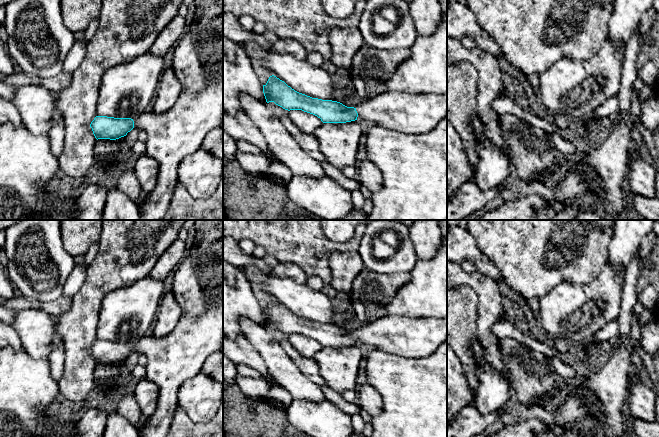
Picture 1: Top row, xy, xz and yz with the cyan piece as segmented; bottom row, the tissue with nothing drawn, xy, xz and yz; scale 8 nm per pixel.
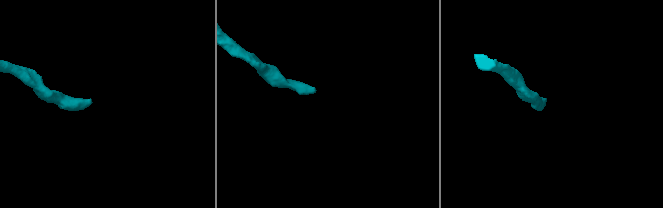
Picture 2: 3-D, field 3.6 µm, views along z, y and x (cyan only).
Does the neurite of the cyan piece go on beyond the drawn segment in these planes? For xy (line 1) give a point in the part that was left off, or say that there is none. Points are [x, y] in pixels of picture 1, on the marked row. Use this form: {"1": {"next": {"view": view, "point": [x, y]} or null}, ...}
{"1": {"next": {"view": "xy", "point": [189, 104]}}}

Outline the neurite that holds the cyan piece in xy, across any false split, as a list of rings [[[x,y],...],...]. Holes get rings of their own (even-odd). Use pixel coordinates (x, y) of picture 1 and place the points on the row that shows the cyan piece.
[[[195,0],[194,5],[194,19],[175,45],[173,64],[165,68],[160,77],[153,110],[146,111],[134,119],[96,116],[90,124],[97,140],[116,140],[126,136],[133,128],[146,132],[146,154],[157,161],[159,174],[155,188],[147,194],[142,204],[140,220],[161,220],[165,216],[174,188],[179,182],[179,164],[202,146],[205,136],[212,129],[220,127],[223,130],[223,0]]]

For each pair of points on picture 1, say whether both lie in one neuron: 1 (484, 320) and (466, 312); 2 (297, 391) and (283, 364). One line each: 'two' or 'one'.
1: two
2: one

